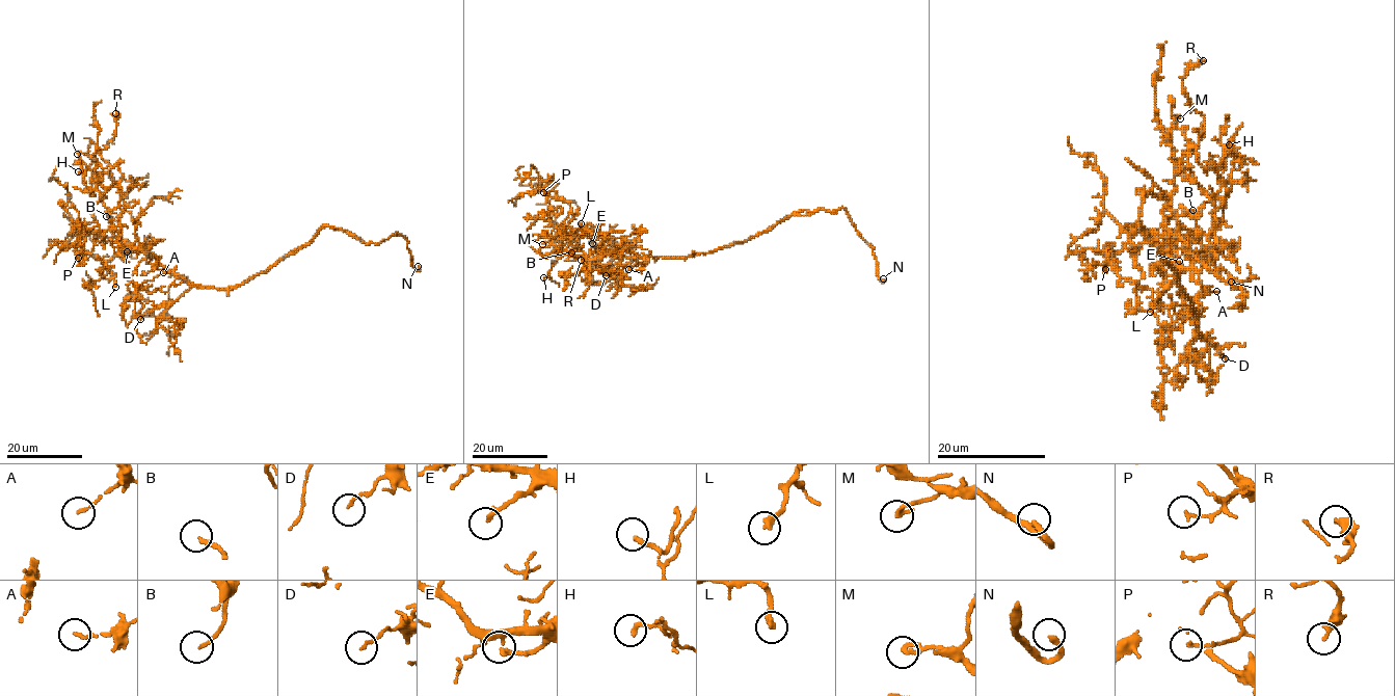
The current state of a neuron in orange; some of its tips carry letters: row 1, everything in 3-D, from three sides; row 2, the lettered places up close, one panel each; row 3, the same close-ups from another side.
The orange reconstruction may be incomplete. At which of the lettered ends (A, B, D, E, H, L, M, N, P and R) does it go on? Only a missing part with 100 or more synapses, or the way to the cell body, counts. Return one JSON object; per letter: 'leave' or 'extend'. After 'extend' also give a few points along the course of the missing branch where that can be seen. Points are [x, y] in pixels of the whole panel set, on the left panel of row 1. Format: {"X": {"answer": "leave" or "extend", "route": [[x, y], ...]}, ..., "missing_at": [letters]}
{"A": {"answer": "leave"}, "B": {"answer": "leave"}, "D": {"answer": "leave"}, "E": {"answer": "extend", "route": [[127, 251], [114, 284], [107, 291], [126, 274]]}, "H": {"answer": "leave"}, "L": {"answer": "extend", "route": [[115, 287], [116, 292], [105, 301], [97, 301], [102, 299], [112, 304], [124, 287]]}, "M": {"answer": "leave"}, "N": {"answer": "extend"}, "P": {"answer": "leave"}, "R": {"answer": "leave"}, "missing_at": ["E", "L", "N"]}

